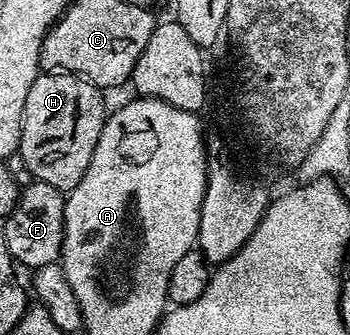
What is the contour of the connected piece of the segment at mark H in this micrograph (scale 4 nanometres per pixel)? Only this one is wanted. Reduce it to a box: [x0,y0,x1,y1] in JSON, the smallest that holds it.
[18,72,106,191]

